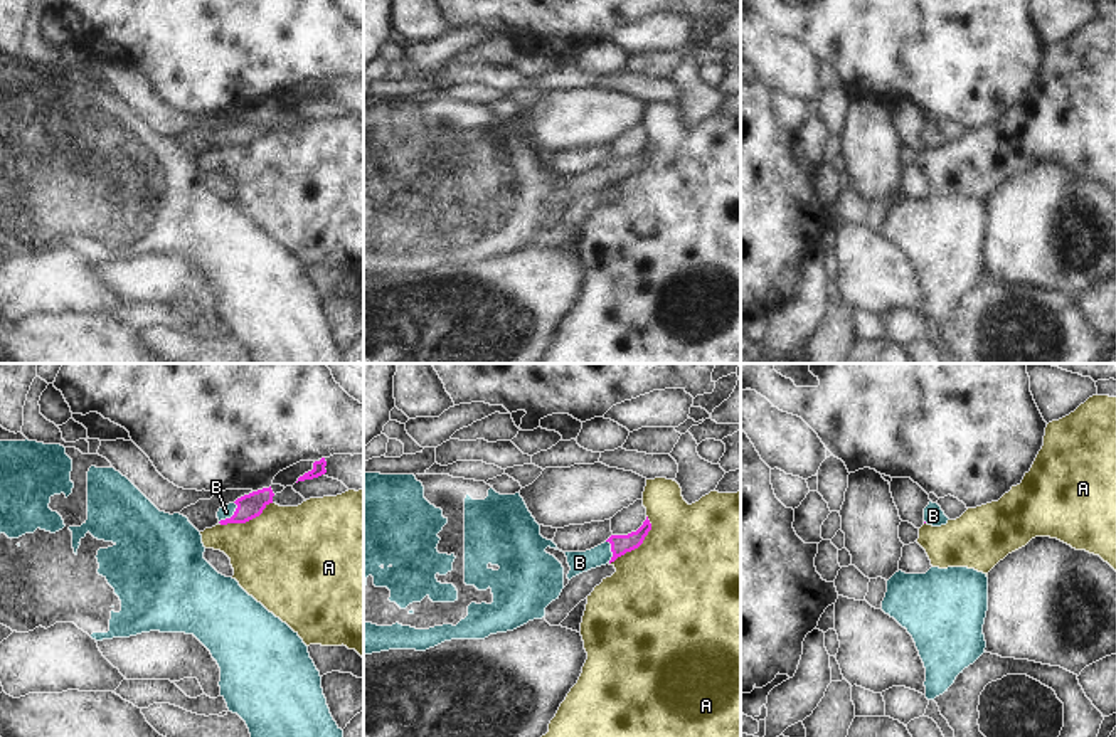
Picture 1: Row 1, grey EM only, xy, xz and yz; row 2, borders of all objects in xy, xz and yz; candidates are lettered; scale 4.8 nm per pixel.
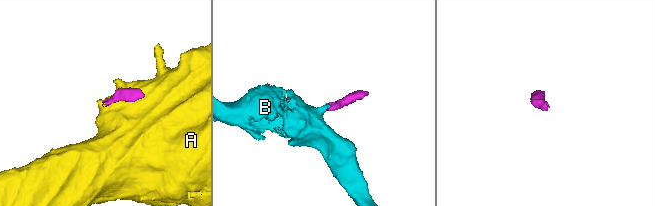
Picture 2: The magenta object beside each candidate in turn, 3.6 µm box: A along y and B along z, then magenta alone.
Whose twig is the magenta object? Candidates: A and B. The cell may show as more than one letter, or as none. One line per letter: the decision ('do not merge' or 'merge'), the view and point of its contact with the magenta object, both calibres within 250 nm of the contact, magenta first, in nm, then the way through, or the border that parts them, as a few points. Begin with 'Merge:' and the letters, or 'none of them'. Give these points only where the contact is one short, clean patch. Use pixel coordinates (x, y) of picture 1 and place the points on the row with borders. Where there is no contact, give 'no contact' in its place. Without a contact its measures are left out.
Merge: B
A: do not merge; contact xz (638, 546); calibres 100 and 500 nm; border xz (647, 515), (650, 530), (645, 539), (610, 564)
B: merge; contact xy (233, 515); calibres 120 and 60 nm; way xy (251, 505), (233, 515), (226, 512)

